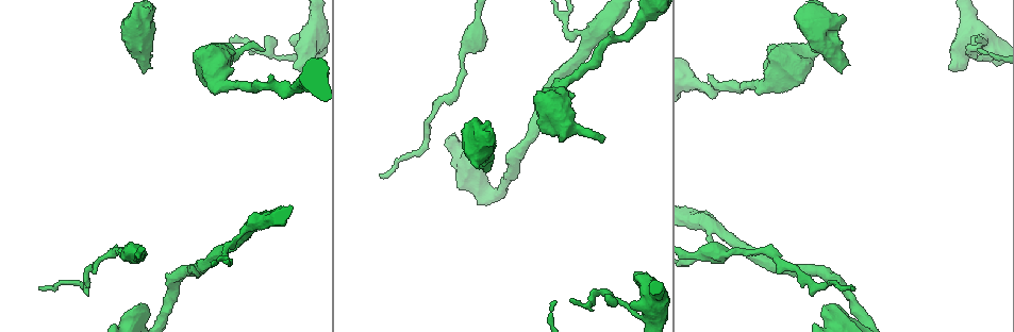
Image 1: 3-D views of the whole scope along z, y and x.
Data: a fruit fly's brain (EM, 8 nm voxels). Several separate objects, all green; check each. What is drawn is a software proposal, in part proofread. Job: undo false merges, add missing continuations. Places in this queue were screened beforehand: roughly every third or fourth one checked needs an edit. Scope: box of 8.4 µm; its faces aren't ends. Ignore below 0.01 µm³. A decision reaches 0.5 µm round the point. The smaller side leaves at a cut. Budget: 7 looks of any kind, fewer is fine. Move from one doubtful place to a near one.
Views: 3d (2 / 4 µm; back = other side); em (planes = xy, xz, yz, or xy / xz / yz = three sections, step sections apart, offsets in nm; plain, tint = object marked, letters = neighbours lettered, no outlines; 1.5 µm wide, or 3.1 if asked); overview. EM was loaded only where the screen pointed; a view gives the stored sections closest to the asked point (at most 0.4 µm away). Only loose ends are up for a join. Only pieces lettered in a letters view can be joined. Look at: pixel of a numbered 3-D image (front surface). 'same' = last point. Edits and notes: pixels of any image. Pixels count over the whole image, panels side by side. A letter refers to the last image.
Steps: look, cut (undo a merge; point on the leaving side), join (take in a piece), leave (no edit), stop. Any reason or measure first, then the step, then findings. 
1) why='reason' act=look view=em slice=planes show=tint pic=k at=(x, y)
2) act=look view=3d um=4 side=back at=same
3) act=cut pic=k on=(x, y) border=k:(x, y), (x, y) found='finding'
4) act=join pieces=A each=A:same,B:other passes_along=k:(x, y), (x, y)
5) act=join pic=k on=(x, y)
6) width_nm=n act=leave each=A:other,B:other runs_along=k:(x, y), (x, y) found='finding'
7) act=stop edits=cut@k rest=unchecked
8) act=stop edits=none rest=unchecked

why='sharp bend' act=look view=3d um=2 pic=1 at=(247, 228)

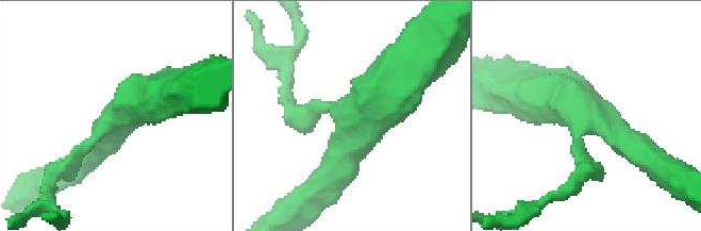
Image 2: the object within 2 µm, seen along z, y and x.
arms=3 why='need the tissue' act=look view=em slice=xy step=8 show=tint pic=2 at=(588, 120)

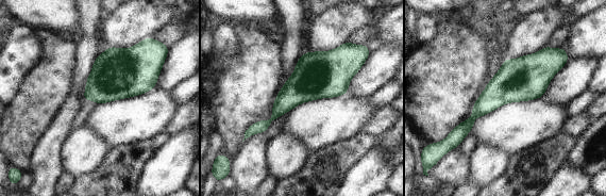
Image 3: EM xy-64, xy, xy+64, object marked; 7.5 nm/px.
act=look view=em slice=planes show=letters at=same

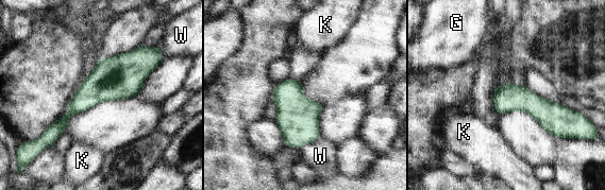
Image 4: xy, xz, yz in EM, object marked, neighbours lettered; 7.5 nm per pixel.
act=leave each=G:other,K:other,W:other found='continuous, no second neuron'

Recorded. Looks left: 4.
why='end of a long branch' act=look view=3d um=4 pic=1 at=(38, 287)

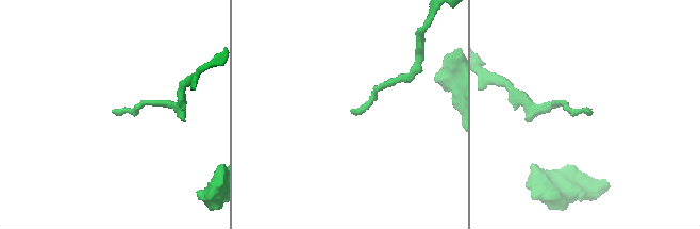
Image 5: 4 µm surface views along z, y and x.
act=look view=em slice=planes show=letters pic=5 at=(353, 111)

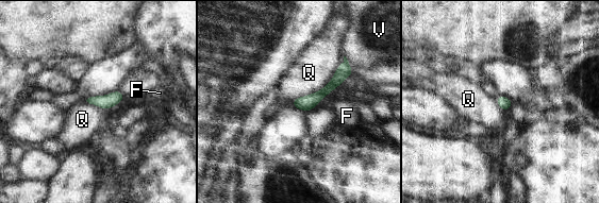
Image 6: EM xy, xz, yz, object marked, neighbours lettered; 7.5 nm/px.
act=leave each=F:other,Q:other,V:other border=6:(314, 91), (299, 96), (290, 103) found='none of them fits'

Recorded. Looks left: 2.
why='thick end' act=look view=em slice=planes show=letters pic=1 at=(483, 171)

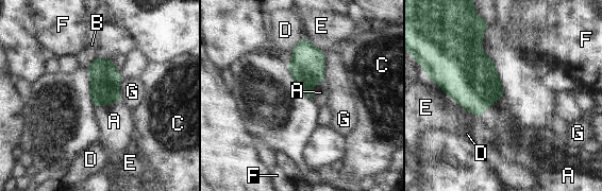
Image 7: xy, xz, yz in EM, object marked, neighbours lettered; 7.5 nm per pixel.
act=join pieces=A each=A:same,B:other,C:other,D:other,E:other,F:other,G:other passes_along=7:(471, 80), (491, 105), (500, 121) found='it goes on there'

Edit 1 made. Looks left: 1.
act=stop edits=join@7 rest=unchecked

